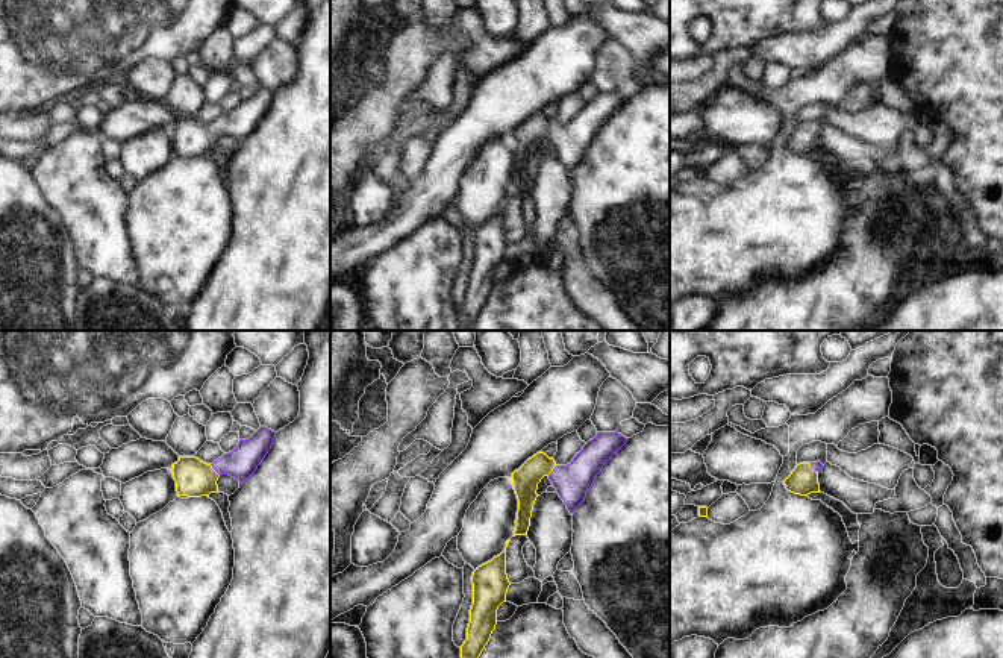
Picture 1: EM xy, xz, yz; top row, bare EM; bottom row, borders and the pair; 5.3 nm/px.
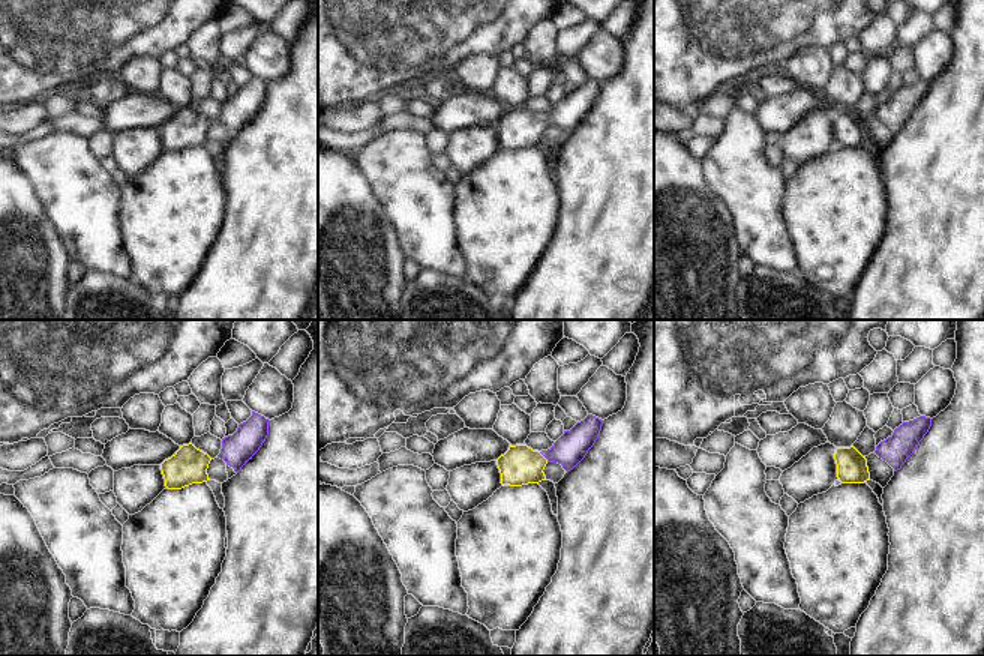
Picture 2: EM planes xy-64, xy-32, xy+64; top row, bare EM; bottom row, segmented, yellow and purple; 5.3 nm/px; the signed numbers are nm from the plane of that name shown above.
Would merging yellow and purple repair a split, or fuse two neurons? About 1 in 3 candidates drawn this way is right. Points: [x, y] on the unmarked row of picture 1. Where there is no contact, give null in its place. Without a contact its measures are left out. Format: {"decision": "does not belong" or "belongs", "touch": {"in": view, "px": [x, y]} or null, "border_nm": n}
{"decision": "belongs", "touch": {"in": "xy", "px": [214, 131]}, "border_nm": 80}

